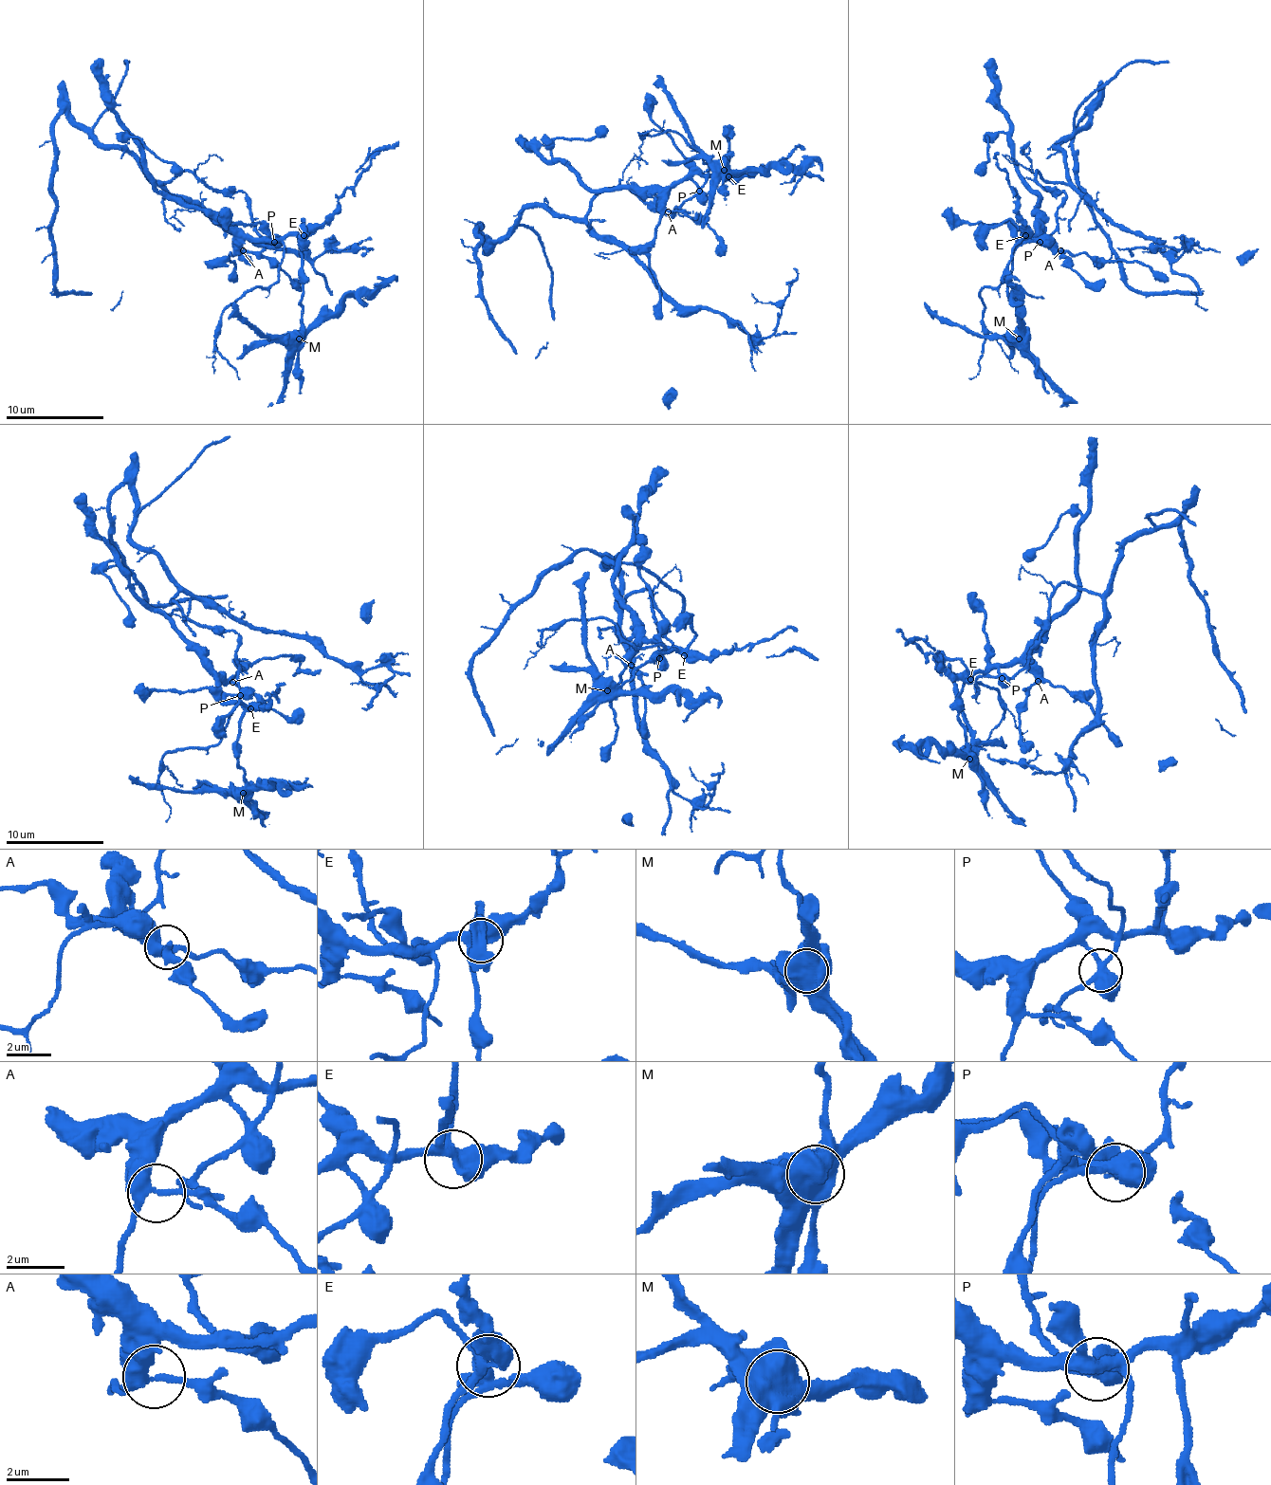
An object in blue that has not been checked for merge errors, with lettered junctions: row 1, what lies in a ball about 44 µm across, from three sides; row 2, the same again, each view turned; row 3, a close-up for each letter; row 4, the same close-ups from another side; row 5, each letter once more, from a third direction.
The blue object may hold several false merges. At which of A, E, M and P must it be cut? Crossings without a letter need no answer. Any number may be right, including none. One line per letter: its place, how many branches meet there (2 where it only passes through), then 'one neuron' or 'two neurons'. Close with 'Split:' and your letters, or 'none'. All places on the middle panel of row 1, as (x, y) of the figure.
A: at (668, 211); 3 branches meet; one neuron
E: at (728, 176); 4 branches meet; one neuron
M: at (724, 170); 2 branches meet; two neurons
P: at (699, 191); 4 branches meet; two neurons
Split: M, P

